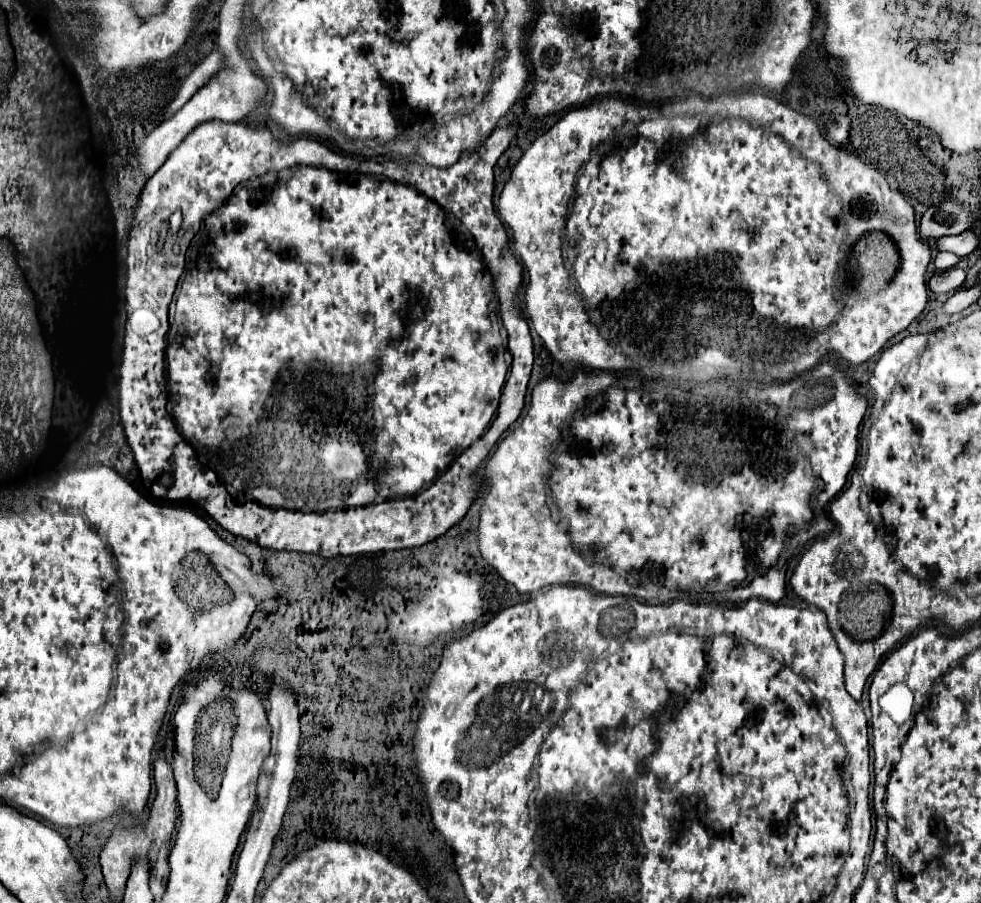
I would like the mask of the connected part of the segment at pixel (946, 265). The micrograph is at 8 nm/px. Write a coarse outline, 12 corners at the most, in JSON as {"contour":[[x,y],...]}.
{"contour":[[947,251],[935,257],[935,269],[947,271],[959,263],[959,257]]}

